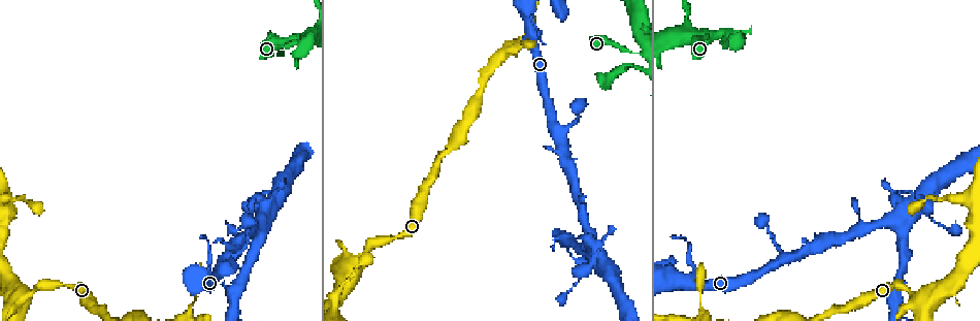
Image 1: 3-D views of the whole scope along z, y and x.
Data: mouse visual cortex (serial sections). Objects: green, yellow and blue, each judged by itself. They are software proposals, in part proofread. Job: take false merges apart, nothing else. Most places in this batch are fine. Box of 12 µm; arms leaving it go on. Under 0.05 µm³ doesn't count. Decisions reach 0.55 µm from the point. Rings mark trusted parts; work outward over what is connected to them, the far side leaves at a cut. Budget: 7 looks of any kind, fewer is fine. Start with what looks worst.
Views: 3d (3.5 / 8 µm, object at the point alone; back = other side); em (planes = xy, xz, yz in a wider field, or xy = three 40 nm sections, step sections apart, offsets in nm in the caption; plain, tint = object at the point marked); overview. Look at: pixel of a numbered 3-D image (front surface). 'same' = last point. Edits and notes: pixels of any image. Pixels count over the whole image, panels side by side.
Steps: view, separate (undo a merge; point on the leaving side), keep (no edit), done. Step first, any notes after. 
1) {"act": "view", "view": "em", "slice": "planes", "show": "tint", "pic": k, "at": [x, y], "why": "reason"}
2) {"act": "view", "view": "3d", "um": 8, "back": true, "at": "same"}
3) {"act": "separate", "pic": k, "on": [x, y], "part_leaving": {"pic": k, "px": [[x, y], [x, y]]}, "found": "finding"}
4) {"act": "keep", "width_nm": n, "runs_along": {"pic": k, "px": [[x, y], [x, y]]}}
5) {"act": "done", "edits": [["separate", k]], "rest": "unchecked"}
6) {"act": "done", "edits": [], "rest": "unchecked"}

{"act": "view", "view": "3d", "um": 3.5, "pic": 1, "at": [708, 38], "why": "abrupt turn"}

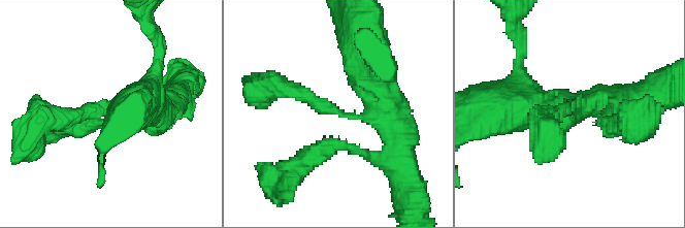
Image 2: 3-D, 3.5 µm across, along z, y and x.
{"act": "view", "view": "em", "slice": "xy", "step": 1, "show": "tint", "pic": 2, "at": [351, 114]}

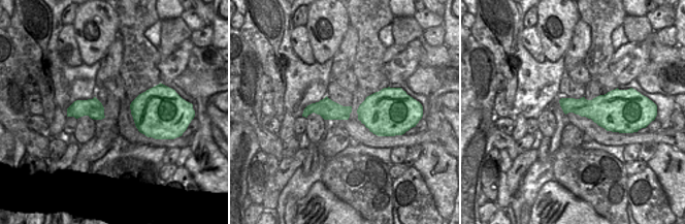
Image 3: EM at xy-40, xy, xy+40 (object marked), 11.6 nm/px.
{"act": "keep", "width_nm": 240, "runs_along": {"pic": 2, "px": [[56, 118], [94, 108], [141, 108]]}, "found": "all the same cell"}

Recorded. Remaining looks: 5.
{"act": "view", "view": "3d", "um": 3.5, "back": true, "pic": 1, "at": [594, 266], "why": "calibre changes"}

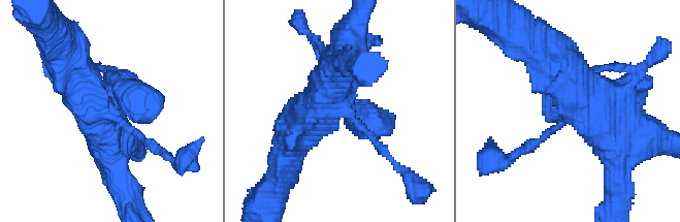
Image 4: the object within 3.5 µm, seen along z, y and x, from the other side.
{"act": "view", "view": "em", "slice": "xy", "step": 2, "show": "tint", "pic": 4, "at": [115, 116]}

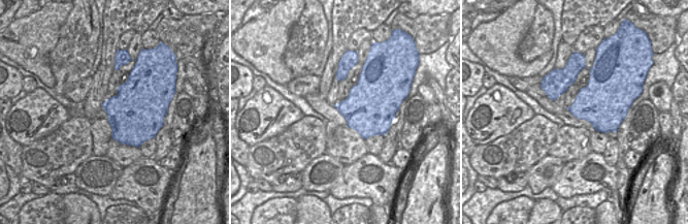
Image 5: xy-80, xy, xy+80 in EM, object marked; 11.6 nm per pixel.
{"act": "keep", "runs_along": {"pic": 4, "px": [[641, 139], [590, 112], [553, 58]]}, "found": "continuous, no second cell"}

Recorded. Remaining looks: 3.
{"act": "view", "view": "3d", "um": 3.5, "back": true, "pic": 1, "at": [894, 308], "why": "two arms in line, one across"}

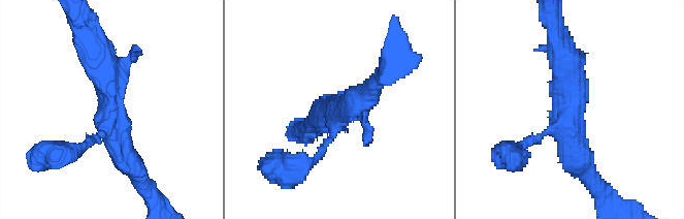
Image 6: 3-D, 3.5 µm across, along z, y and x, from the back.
{"act": "view", "view": "em", "slice": "planes", "show": "tint", "pic": 6, "at": [112, 111], "arms": 3, "arm_widths_nm": [100, 300, 500]}

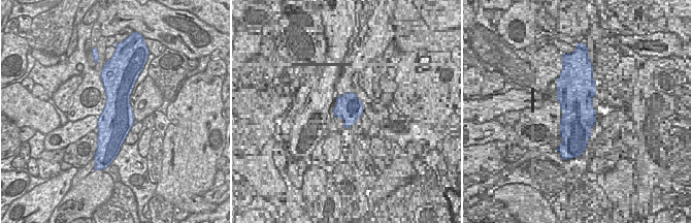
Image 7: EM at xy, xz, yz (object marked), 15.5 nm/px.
{"act": "keep", "runs_along": {"pic": 6, "px": [[560, 49], [568, 116], [521, 144]]}, "found": "all the same cell"}

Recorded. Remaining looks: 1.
{"act": "done", "edits": [], "rest": "unchecked"}

